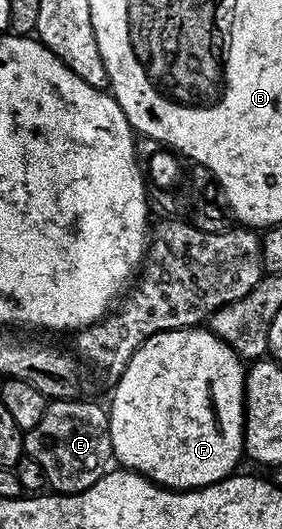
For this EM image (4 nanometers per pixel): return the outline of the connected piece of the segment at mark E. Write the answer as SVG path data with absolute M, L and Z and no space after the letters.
M51 400L44 411L44 419L24 433L25 456L36 459L36 463L44 467L47 486L55 493L79 493L92 487L112 461L110 414L96 402L82 400Z

